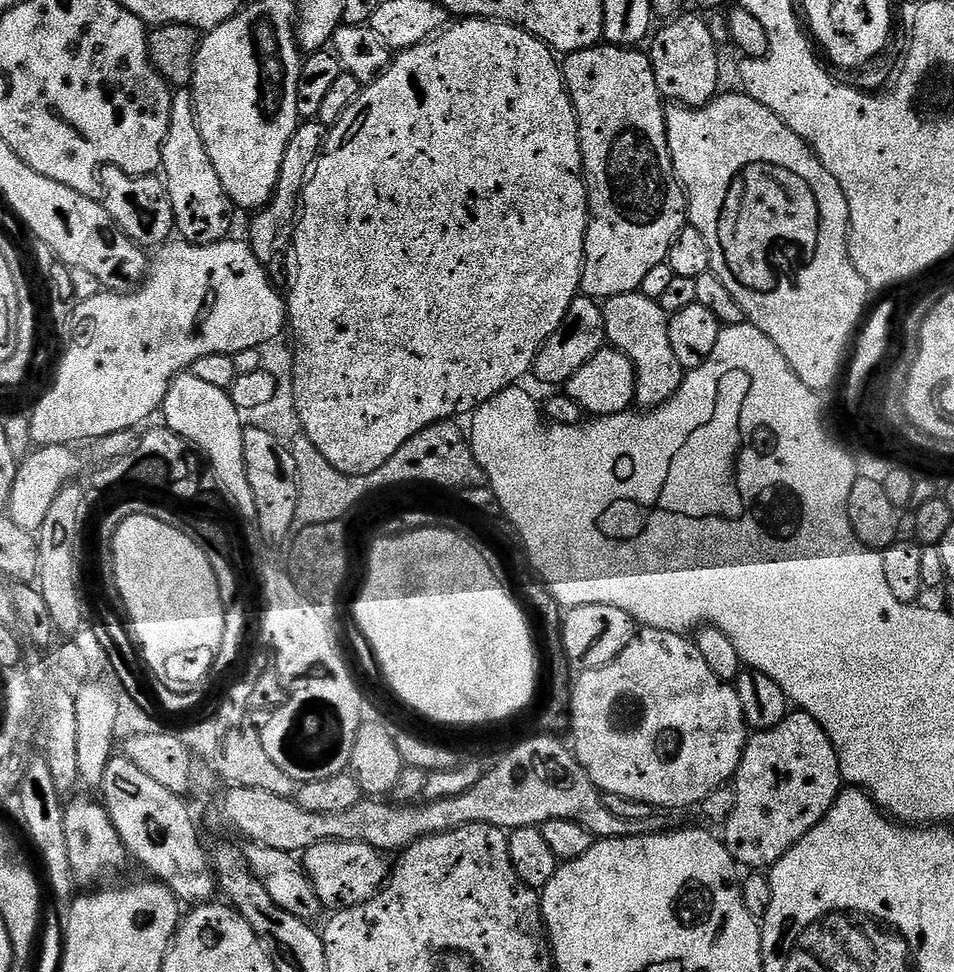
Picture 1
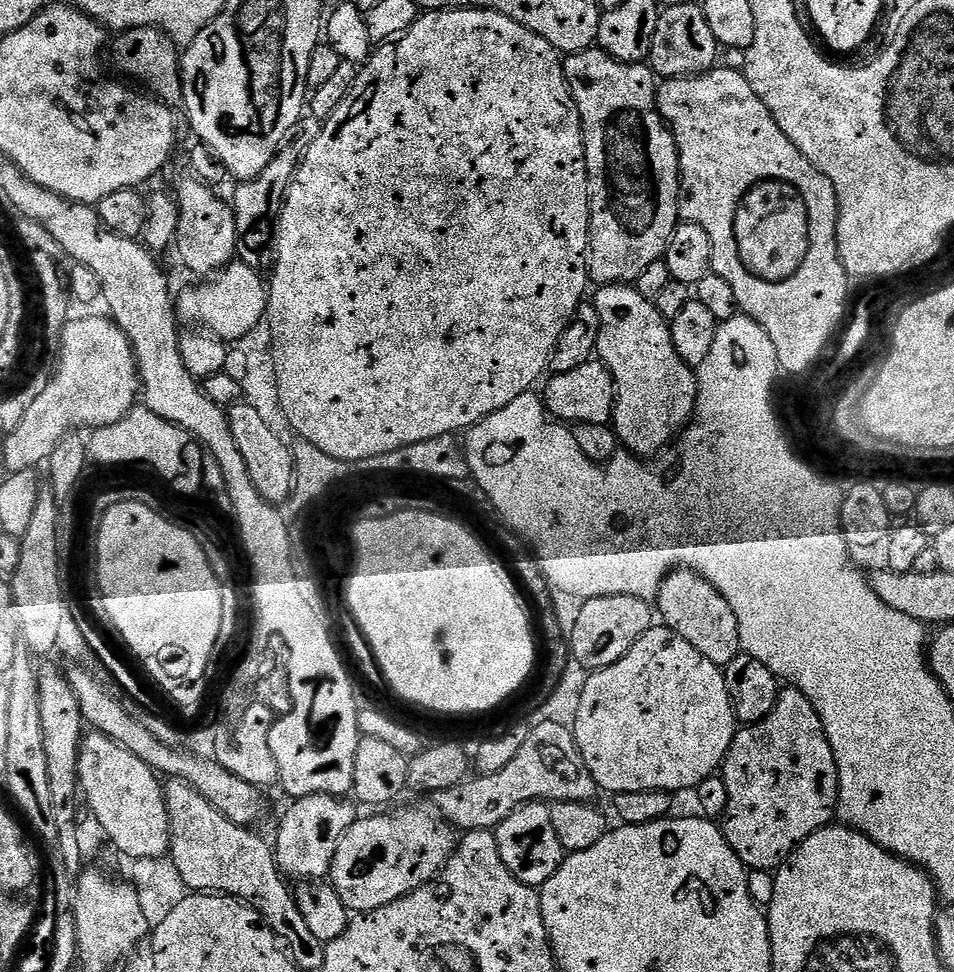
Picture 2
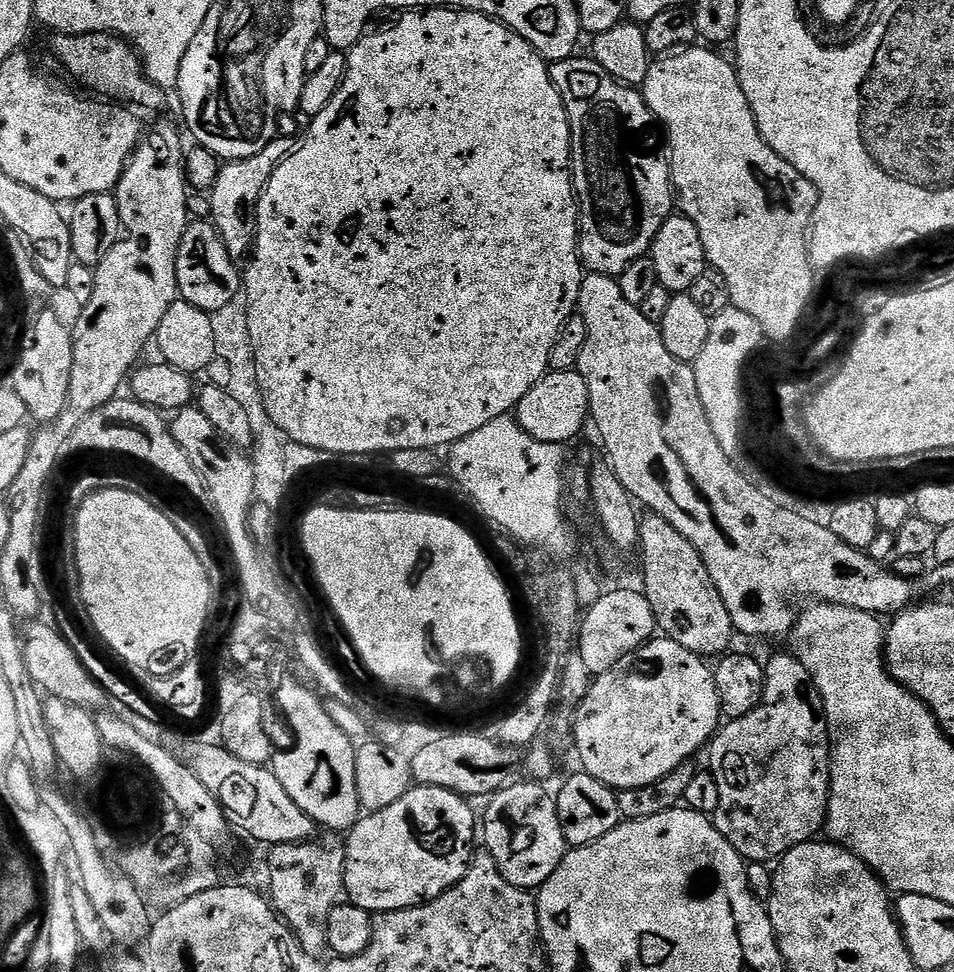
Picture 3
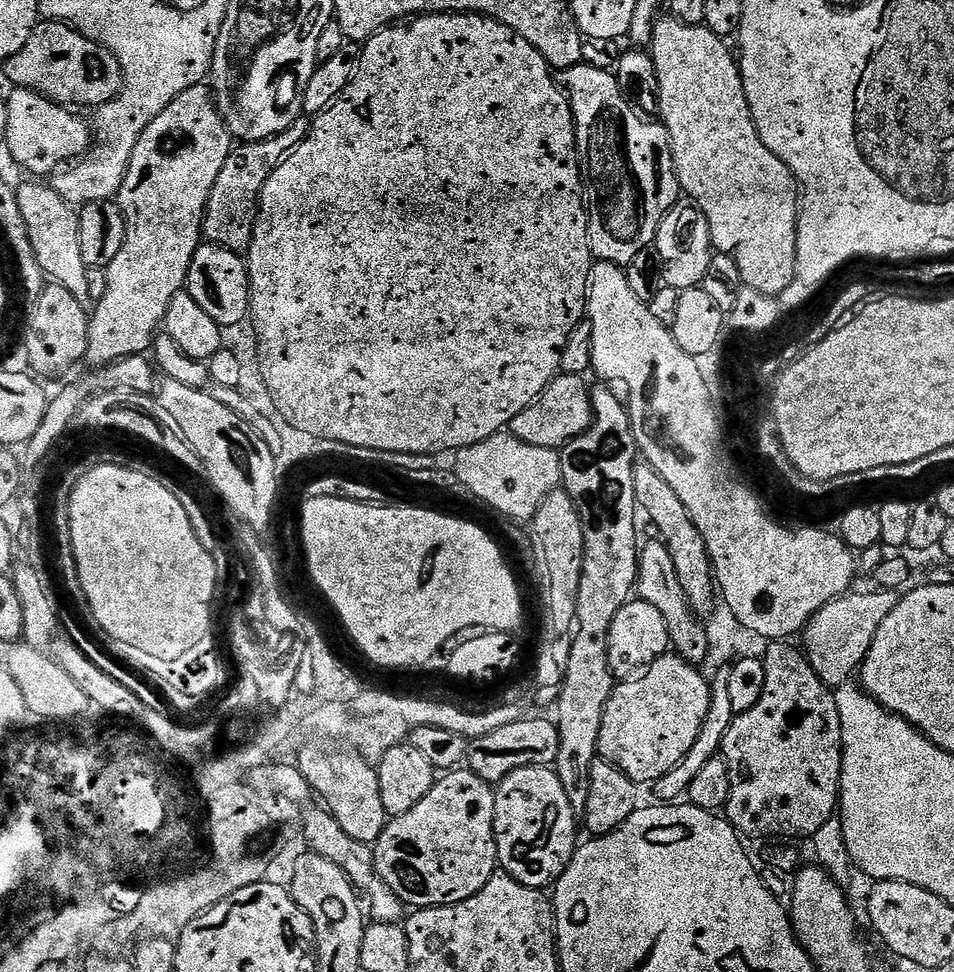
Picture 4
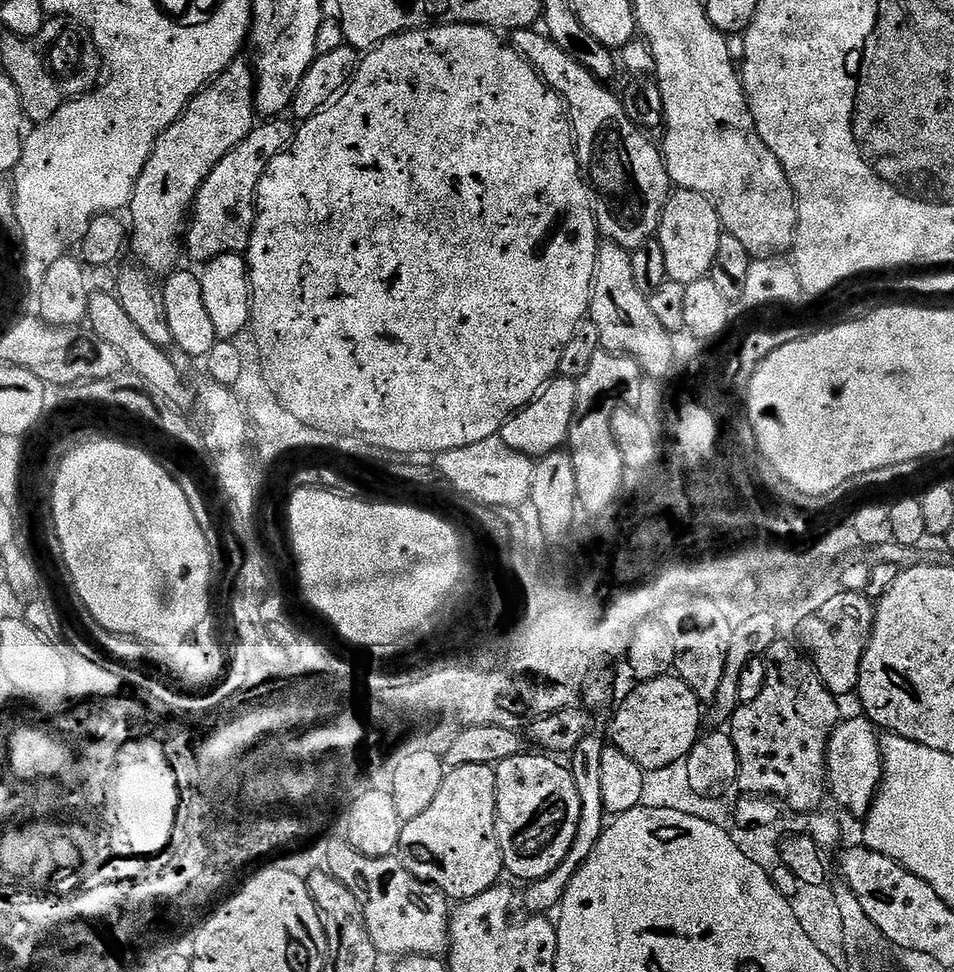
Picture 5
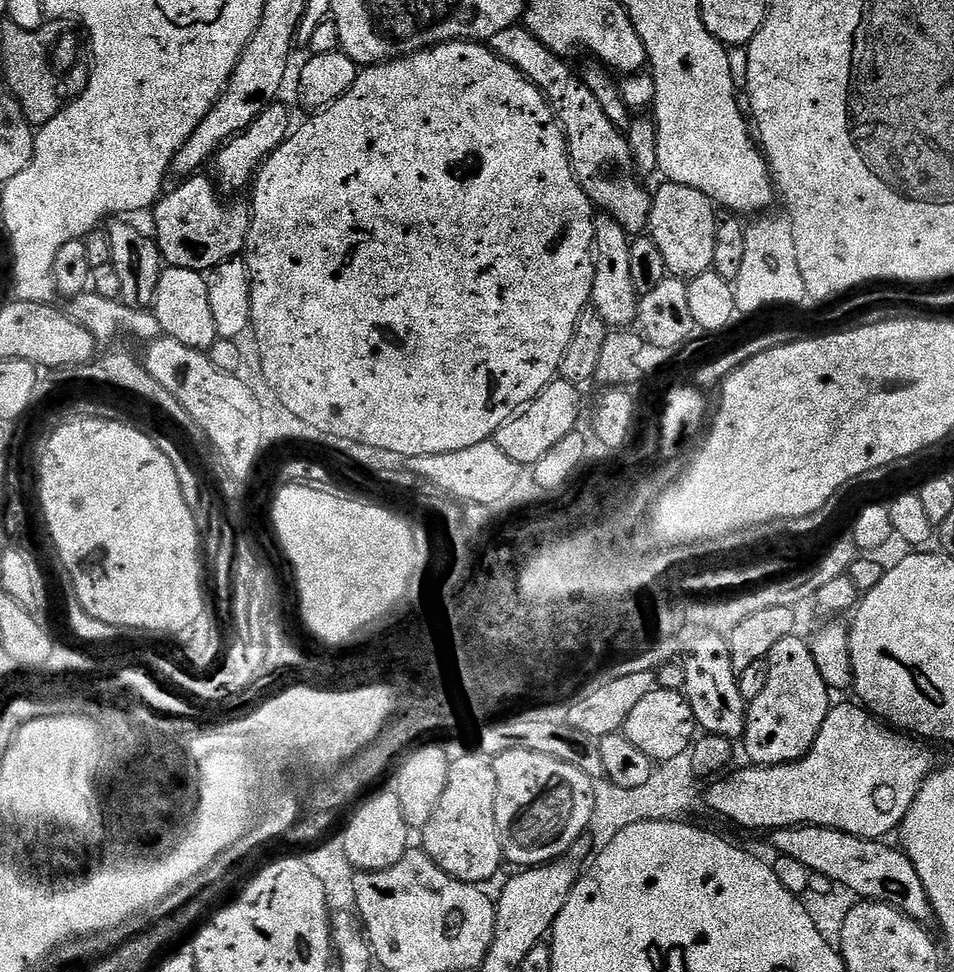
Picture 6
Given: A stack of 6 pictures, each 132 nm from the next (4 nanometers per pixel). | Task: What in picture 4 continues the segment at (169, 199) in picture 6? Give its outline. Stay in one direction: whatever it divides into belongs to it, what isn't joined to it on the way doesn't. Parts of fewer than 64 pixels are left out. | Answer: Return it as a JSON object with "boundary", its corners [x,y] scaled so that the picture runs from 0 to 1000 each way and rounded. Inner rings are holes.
{"boundary":[[[307,126],[299,136],[285,140],[281,144],[262,144],[248,147],[244,151],[237,163],[237,171],[233,171],[233,179],[229,179],[229,187],[224,187],[224,195],[218,205],[218,215],[214,217],[212,243],[217,250],[230,251],[236,248],[236,220],[261,219],[263,221],[269,215],[269,209],[273,207],[273,201],[283,179],[287,179],[289,172],[319,145],[323,133],[322,127]]]}

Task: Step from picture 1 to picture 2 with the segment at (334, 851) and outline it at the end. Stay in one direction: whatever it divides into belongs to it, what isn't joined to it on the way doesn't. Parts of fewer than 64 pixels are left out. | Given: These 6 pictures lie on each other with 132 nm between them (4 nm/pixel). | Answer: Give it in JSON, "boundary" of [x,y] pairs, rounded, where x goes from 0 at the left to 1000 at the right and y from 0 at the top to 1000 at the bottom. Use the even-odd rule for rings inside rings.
{"boundary":[[[452,825],[440,827],[437,831],[423,831],[420,835],[409,836],[408,840],[386,840],[383,844],[382,841],[375,842],[371,850],[363,854],[363,862],[358,862],[350,879],[346,908],[354,916],[354,924],[358,924],[366,939],[391,938],[400,932],[409,932],[409,928],[457,904],[473,881],[478,878],[479,867],[479,853],[470,847],[466,840]]]}

